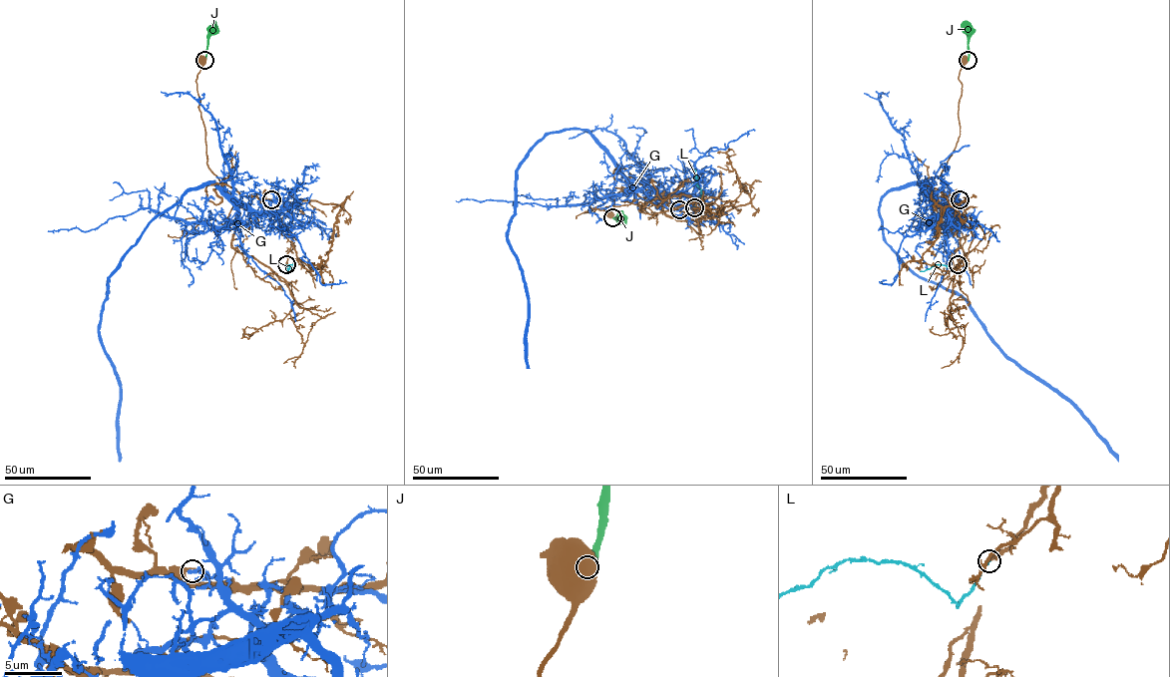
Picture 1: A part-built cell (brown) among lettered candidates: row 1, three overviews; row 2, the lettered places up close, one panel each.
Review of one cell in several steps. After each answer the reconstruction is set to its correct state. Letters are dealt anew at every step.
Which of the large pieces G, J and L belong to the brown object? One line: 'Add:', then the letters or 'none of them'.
Add: L

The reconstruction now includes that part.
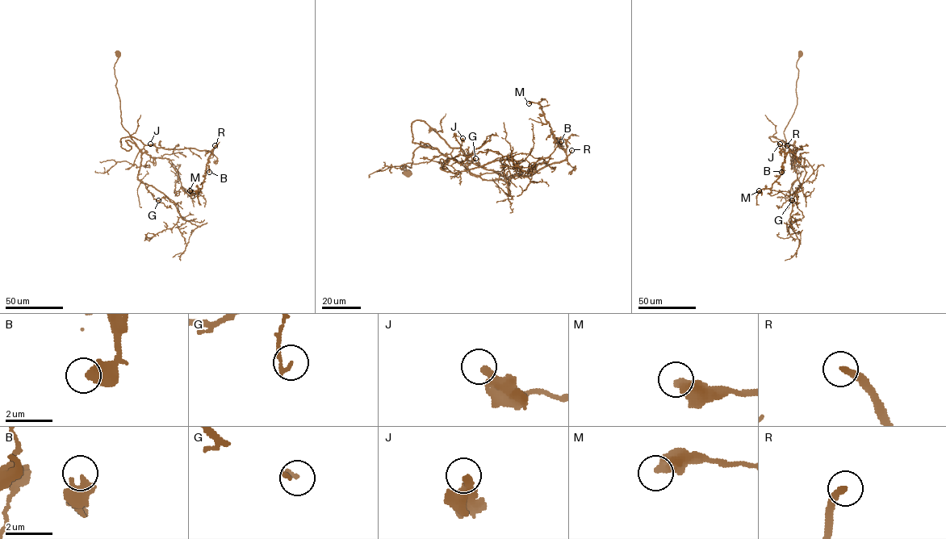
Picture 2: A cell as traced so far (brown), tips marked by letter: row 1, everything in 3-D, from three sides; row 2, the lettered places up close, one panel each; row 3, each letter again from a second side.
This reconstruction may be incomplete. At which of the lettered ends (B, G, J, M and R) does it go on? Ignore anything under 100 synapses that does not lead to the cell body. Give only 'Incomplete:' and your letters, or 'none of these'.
Incomplete: R

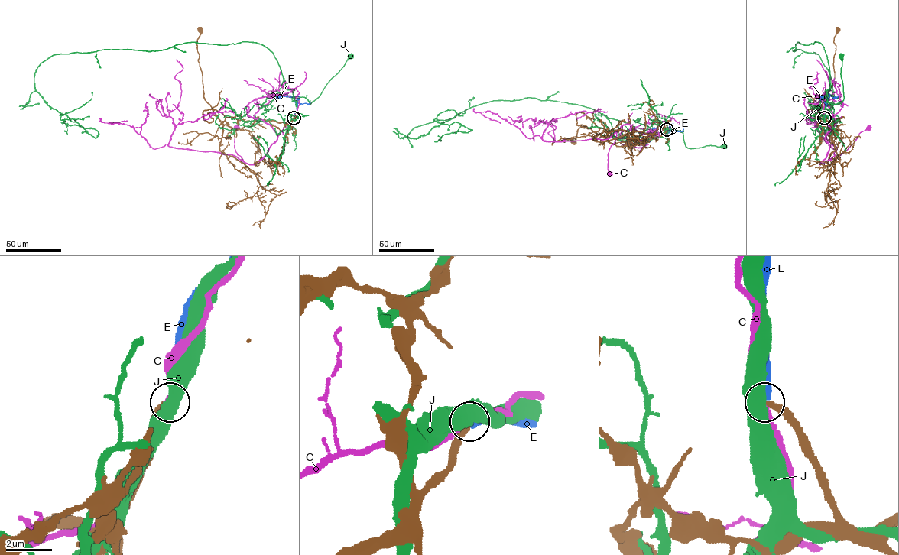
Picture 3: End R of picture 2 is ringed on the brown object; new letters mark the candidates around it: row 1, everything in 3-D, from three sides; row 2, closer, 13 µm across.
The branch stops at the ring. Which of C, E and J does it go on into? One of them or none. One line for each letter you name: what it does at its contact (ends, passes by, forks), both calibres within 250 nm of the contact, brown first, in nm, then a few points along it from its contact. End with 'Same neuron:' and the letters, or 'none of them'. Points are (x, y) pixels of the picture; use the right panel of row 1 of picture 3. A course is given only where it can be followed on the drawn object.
E: It ends there. Thickness 280 nm (brown) against 280 nm. Its course: (824, 117), (829, 94), (835, 98), (832, 98)
Same neuron: E

